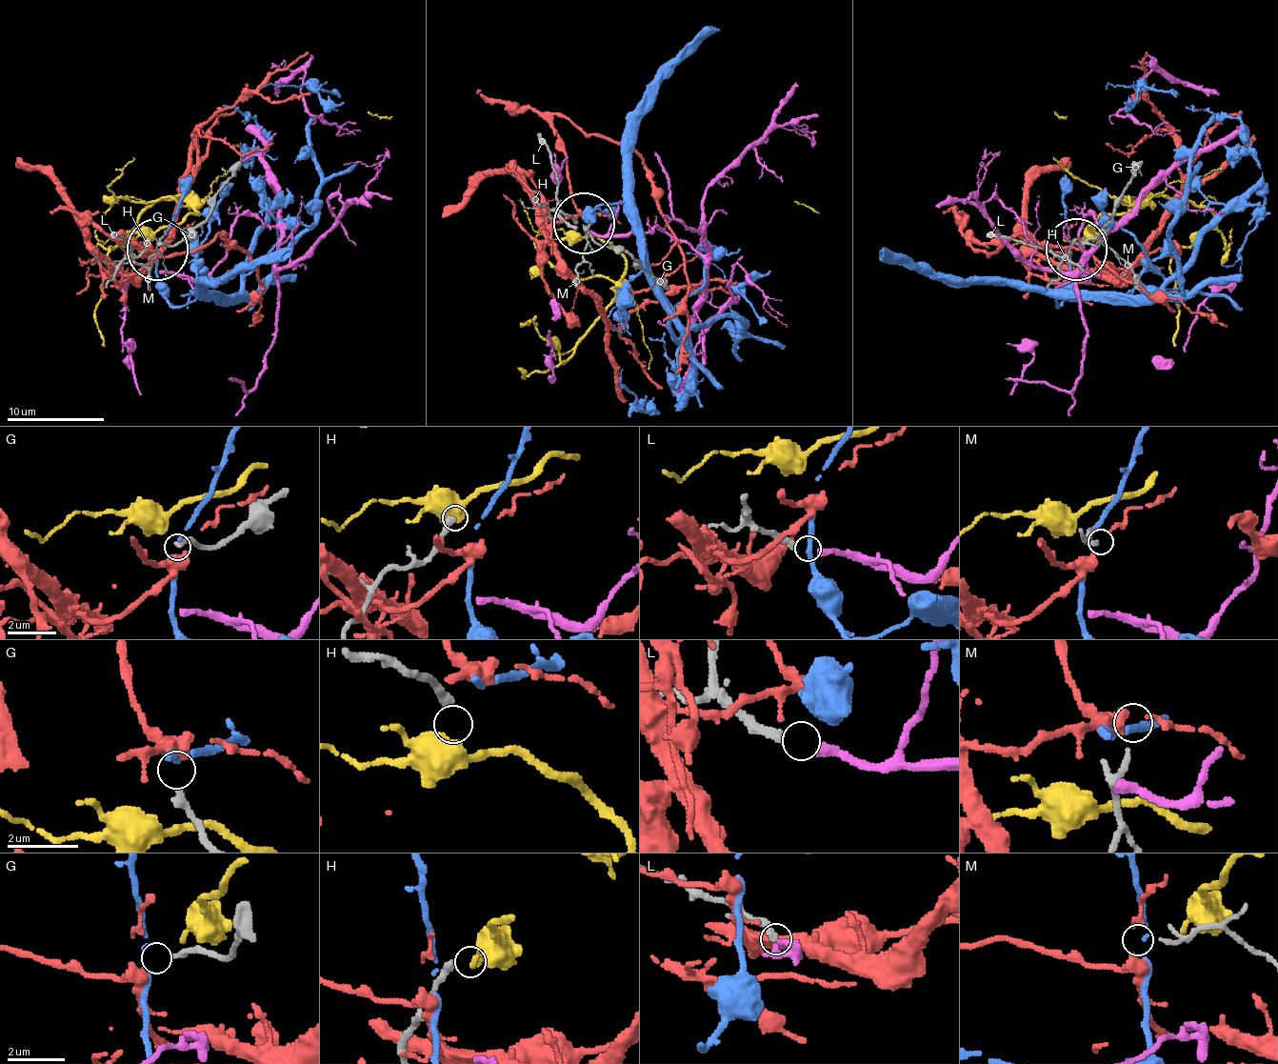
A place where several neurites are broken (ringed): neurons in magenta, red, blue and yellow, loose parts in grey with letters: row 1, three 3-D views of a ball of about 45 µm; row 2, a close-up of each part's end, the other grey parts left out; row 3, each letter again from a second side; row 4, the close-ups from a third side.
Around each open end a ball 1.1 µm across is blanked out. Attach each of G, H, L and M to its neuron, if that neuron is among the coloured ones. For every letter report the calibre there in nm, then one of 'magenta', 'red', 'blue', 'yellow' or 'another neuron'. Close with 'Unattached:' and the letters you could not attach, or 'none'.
G: 200 nm thick; red
H: 280 nm thick; yellow
L: 280 nm thick; magenta
M: 100 nm thick; another neuron
Unattached: M

